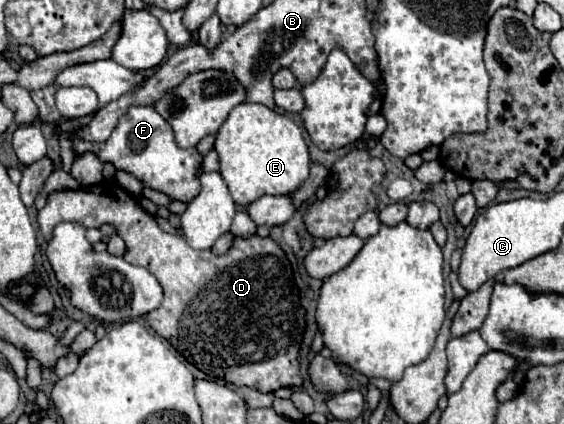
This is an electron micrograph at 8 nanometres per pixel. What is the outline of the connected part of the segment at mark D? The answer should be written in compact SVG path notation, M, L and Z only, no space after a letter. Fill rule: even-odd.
M102 181L92 187L80 189L64 189L52 191L46 197L44 209L38 211L38 225L46 241L52 239L52 231L62 221L76 221L84 227L98 227L98 225L114 225L116 233L126 243L124 259L128 263L146 267L164 289L164 301L160 307L152 309L146 315L146 323L168 339L172 347L192 365L196 365L206 375L220 377L236 387L254 387L260 393L272 393L280 387L300 387L302 377L298 369L298 349L302 341L302 333L306 329L304 309L300 305L300 293L292 279L292 267L284 255L284 251L274 243L270 237L260 239L252 235L248 239L234 237L232 247L224 255L214 255L210 251L196 251L192 249L182 235L170 235L160 229L156 217L144 211L138 199L128 193L126 189L118 187L114 181Z

